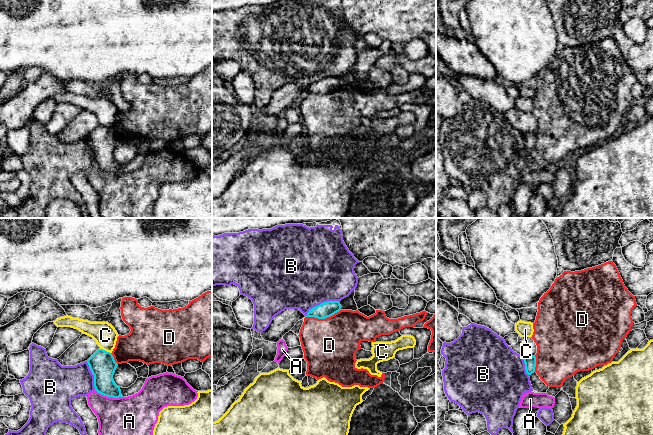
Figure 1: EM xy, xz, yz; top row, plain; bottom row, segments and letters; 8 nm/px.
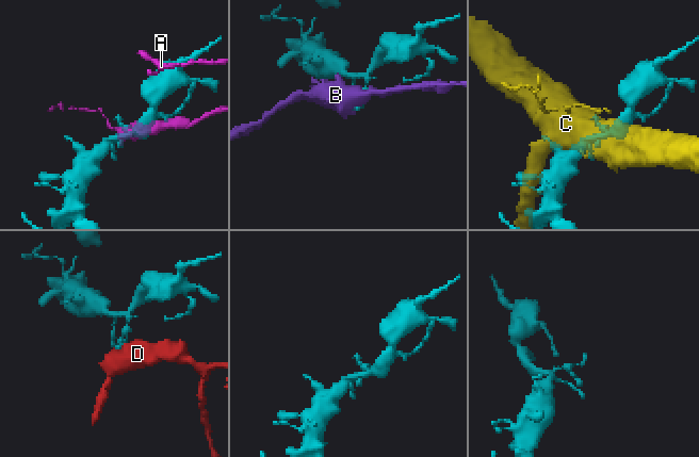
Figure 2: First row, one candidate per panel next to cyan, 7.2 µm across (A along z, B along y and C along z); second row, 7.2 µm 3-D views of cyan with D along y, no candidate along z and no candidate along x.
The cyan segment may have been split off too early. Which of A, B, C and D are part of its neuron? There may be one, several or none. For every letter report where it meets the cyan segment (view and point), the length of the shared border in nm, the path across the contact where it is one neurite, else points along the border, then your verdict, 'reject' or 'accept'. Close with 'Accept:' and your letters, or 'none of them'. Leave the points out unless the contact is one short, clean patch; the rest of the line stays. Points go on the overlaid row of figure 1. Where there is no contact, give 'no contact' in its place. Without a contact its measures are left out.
A: meets cyan in xy at (109, 396); contact 240 nm long; reject
B: meets cyan in xz at (321, 303); contact 300 nm long; reject
C: meets cyan in xy at (104, 350); contact 100 nm long; reject
D: meets cyan in xz at (323, 318); contact 280 nm long; border along xz (340, 309), (324, 318), (306, 317); reject
Accept: none of them

